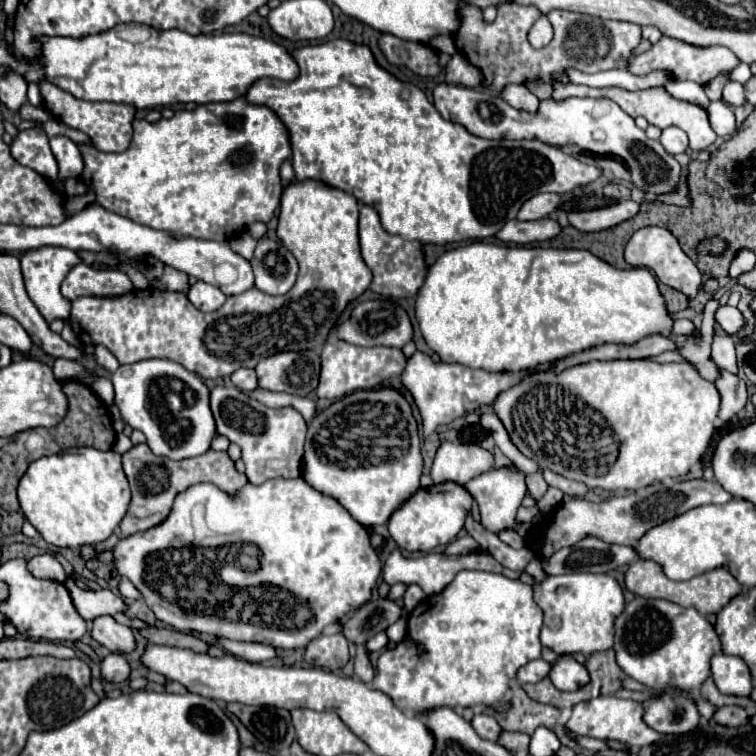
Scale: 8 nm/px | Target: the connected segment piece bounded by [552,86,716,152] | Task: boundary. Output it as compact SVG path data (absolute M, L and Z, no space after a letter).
M554 86L552 96L556 100L564 100L564 98L610 98L614 100L628 116L636 118L636 116L644 116L650 124L658 126L658 128L666 128L666 126L678 126L682 128L688 138L690 138L690 148L692 150L706 150L708 146L714 144L716 140L716 132L710 128L708 122L708 114L702 106L698 104L690 104L690 102L682 102L676 100L674 96L670 96L666 92L666 88L648 88L648 90L636 90L636 92L628 92L622 88L590 88L590 86Z

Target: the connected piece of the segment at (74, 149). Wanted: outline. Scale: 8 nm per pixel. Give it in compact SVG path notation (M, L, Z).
M54 136L50 138L50 148L60 166L60 178L58 178L60 182L64 182L66 178L78 178L82 174L84 162L82 162L78 146L70 138Z

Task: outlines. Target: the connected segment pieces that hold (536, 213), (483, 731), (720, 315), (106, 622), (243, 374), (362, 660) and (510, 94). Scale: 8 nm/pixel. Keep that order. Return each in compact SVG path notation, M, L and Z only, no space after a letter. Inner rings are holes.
M536 194L518 212L518 220L540 220L554 212L558 206L558 194Z
M476 714L474 720L472 720L472 726L474 726L474 730L476 730L482 738L492 740L492 742L496 742L496 740L500 738L500 734L502 734L500 724L498 724L496 718L490 716L490 714Z
M718 306L716 314L714 314L714 322L718 322L728 334L738 334L744 328L744 316L740 314L738 308L734 306Z
M100 616L92 624L92 636L112 652L130 654L136 650L136 638L130 626L118 624L112 616Z
M238 368L238 370L230 376L230 380L232 380L234 386L238 386L238 388L244 390L244 392L258 388L256 370L250 370L250 368Z
M358 646L356 658L354 658L354 672L366 684L372 682L372 678L374 678L374 668L372 668L372 664L368 660L368 652L366 652L364 646Z
M510 84L510 86L506 86L502 90L502 98L510 106L514 106L518 110L528 110L530 114L534 114L538 110L538 106L540 106L540 100L524 84L520 84L520 86L518 84Z

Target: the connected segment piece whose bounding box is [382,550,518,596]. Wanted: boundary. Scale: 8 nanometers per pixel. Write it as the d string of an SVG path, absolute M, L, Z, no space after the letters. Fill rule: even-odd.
M394 550L388 560L384 562L384 568L382 568L382 578L388 586L394 586L398 582L404 582L404 584L418 584L422 586L422 590L432 596L432 594L438 594L442 592L452 580L454 576L460 572L460 570L486 570L486 572L498 572L498 574L504 574L508 578L518 578L518 572L512 572L508 568L504 568L500 562L496 562L488 552L472 552L472 554L460 554L460 556L446 556L446 554L428 554L428 556L422 556L422 558L404 558L400 554L400 550Z

